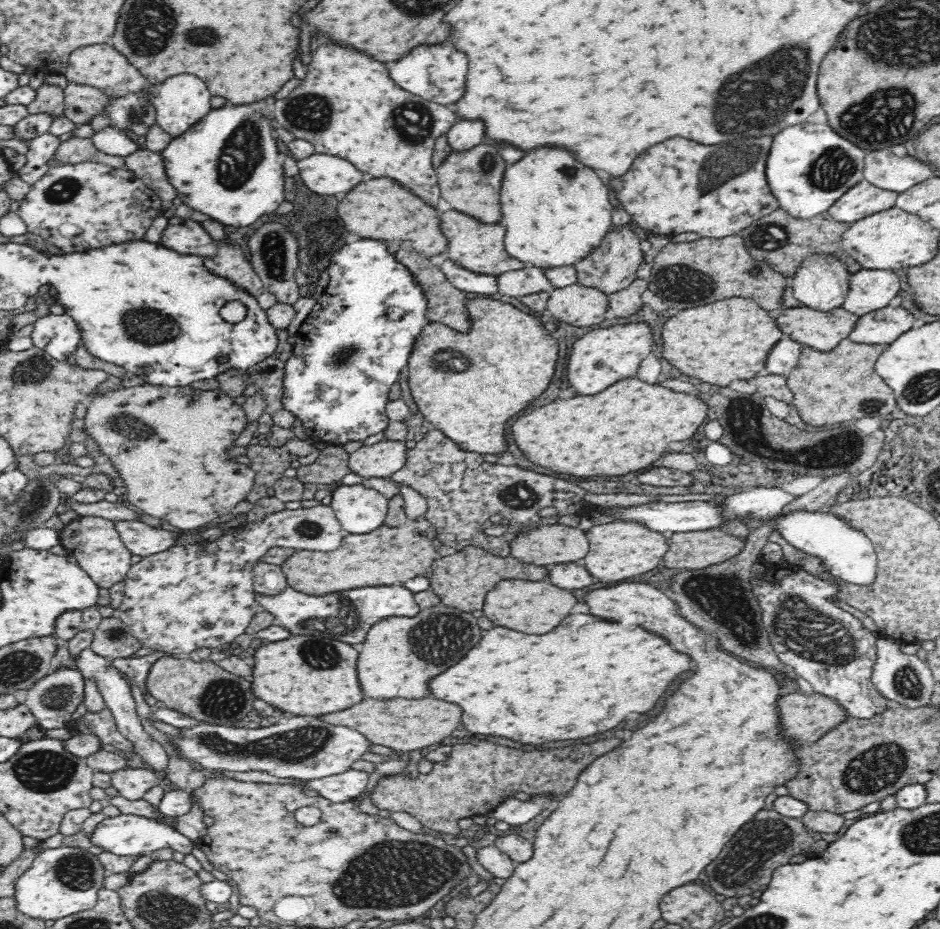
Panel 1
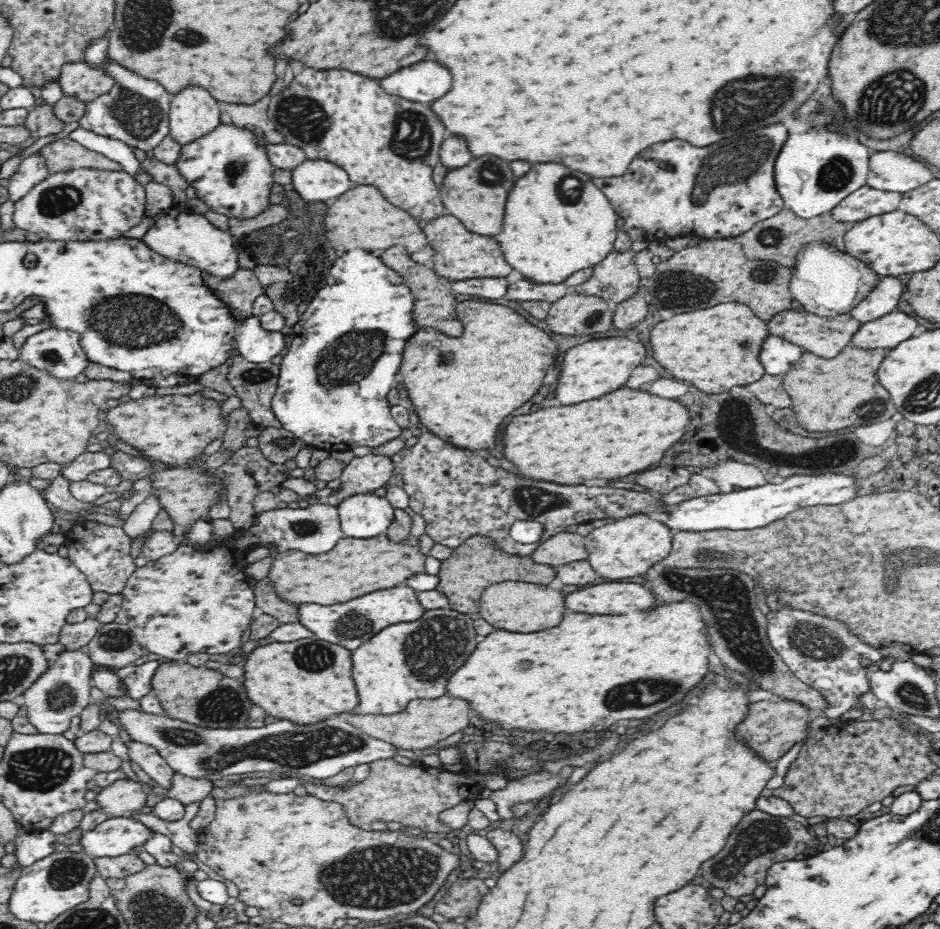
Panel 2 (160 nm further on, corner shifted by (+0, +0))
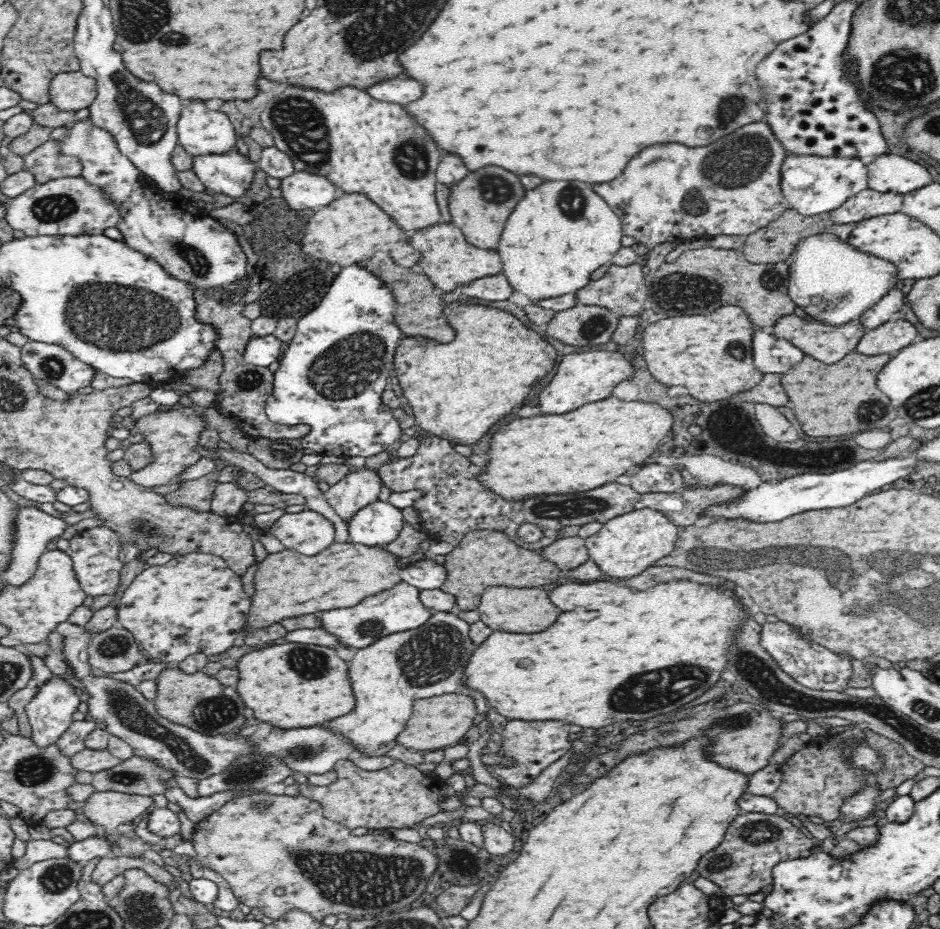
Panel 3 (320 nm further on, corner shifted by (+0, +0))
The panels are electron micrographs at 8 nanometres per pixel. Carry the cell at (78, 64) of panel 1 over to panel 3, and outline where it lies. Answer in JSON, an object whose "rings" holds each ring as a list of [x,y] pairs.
{"rings":[[[81,70],[57,74],[48,88],[48,102],[74,113],[89,108],[96,95],[96,79],[86,76]]]}

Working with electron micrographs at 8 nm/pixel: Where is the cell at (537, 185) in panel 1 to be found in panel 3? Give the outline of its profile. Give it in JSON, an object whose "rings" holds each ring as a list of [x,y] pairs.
{"rings":[[[548,182],[540,190],[528,192],[526,198],[510,214],[506,228],[498,243],[498,254],[502,270],[513,292],[524,294],[530,304],[556,298],[565,294],[576,295],[591,280],[591,274],[601,266],[609,264],[611,258],[621,248],[622,223],[612,207],[608,206],[590,184],[582,182]]]}

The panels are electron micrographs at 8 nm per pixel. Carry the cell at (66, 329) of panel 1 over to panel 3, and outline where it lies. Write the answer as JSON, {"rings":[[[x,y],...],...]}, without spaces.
{"rings":[[[29,340],[21,347],[21,357],[34,377],[70,395],[91,386],[97,373],[68,349],[55,344]]]}

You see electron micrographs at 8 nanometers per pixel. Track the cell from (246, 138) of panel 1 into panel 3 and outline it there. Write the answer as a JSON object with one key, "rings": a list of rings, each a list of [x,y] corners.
{"rings":[[[238,151],[194,157],[193,172],[208,190],[238,198],[250,190],[256,164]]]}

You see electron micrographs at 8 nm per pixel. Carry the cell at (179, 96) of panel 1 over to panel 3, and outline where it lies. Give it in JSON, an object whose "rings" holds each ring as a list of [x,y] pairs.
{"rings":[[[202,102],[182,108],[177,131],[179,144],[194,157],[237,150],[237,133],[228,115],[208,110]]]}

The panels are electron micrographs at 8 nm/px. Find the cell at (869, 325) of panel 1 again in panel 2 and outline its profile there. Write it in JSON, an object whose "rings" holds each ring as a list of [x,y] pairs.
{"rings":[[[892,311],[882,318],[865,322],[852,337],[852,344],[864,350],[877,348],[890,350],[900,342],[912,338],[916,326],[916,319],[910,315]]]}

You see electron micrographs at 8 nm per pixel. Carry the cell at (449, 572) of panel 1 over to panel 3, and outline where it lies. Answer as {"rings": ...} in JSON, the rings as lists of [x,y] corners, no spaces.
{"rings":[[[488,529],[466,533],[460,544],[455,545],[445,556],[443,565],[446,567],[447,577],[441,589],[455,596],[456,610],[476,610],[482,593],[489,586],[534,588],[556,582],[559,572],[553,562],[514,544],[506,533]]]}

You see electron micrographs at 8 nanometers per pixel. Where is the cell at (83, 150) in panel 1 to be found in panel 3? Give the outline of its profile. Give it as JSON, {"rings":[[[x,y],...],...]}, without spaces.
{"rings":[[[48,139],[36,150],[23,156],[23,169],[34,175],[36,184],[50,182],[57,178],[80,177],[82,165],[76,157],[60,155],[58,141]]]}

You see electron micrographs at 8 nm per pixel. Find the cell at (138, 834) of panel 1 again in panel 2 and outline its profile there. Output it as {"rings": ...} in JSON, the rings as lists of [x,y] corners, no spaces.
{"rings":[[[110,817],[96,828],[83,831],[79,844],[82,852],[91,856],[116,857],[127,854],[130,848],[144,844],[150,838],[150,829],[135,818]]]}

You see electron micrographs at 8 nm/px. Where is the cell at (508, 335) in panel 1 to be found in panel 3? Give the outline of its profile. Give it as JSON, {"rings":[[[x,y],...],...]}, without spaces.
{"rings":[[[455,301],[444,306],[444,316],[454,328],[456,338],[450,344],[438,344],[428,338],[402,338],[394,356],[394,370],[404,397],[412,407],[417,426],[450,443],[477,443],[494,422],[510,414],[532,390],[534,382],[554,370],[556,350],[540,334],[526,328],[512,314],[498,308]]]}

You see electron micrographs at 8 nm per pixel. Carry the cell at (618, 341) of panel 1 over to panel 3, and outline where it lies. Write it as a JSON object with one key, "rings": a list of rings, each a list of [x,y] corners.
{"rings":[[[590,351],[568,354],[562,358],[554,378],[540,392],[540,414],[566,414],[578,406],[600,402],[612,395],[614,388],[623,380],[631,379],[635,368],[626,358],[612,351]]]}

